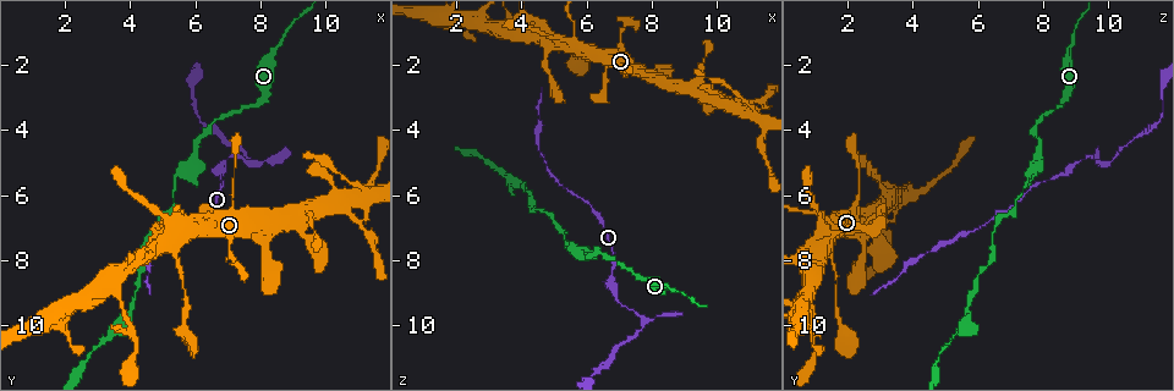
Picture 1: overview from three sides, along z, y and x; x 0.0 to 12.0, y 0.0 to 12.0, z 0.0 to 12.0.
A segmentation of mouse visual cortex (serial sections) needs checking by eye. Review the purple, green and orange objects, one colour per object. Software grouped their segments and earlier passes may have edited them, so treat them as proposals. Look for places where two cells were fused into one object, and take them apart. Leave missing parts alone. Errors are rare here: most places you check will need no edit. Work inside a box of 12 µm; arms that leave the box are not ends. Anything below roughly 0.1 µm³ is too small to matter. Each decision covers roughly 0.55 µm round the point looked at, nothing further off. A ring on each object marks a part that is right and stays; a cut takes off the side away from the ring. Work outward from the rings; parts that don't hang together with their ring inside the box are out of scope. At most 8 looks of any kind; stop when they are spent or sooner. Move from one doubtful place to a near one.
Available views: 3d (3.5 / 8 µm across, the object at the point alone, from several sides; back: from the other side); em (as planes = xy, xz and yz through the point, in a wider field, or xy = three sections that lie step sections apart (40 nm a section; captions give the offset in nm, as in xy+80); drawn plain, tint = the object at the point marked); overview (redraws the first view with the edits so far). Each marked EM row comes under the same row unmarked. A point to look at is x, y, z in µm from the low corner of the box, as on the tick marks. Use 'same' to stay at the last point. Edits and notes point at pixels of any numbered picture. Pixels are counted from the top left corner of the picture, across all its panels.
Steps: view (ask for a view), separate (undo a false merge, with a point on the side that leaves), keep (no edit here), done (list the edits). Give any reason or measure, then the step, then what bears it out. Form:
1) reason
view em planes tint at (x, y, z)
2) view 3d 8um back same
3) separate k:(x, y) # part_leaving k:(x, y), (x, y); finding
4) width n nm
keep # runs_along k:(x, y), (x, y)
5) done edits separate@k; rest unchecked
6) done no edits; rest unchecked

sudden change in width
view 3d 3.5um at (5.4, 5.6, 7.5)

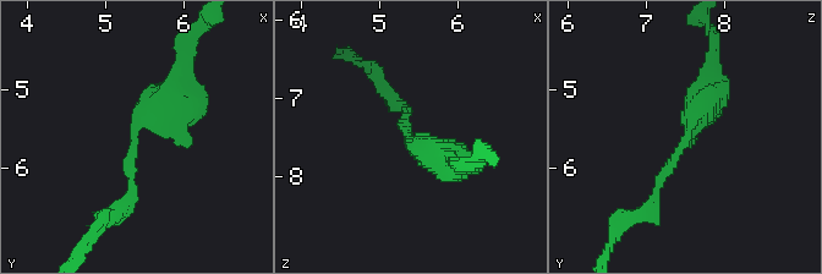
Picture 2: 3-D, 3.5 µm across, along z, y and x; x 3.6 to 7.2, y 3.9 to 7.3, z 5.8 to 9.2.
arm_widths 150, 400 nm; now the EM
view em xy step 3 tint at (5.35, 5.60, 7.55)

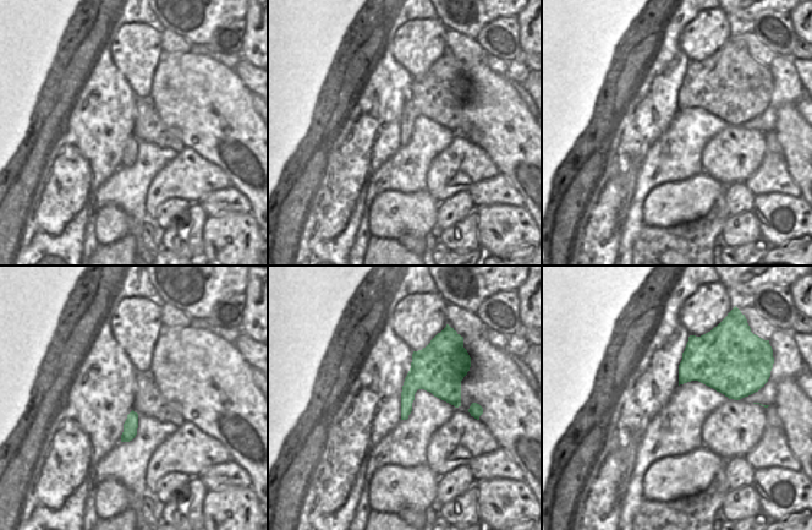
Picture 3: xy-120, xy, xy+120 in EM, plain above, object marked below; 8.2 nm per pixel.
width 200 nm
keep # runs_along 2:(716, 80), (650, 207); all the same cell

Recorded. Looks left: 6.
view 3d 3.5um at (7.6, 5.0, 10.0)

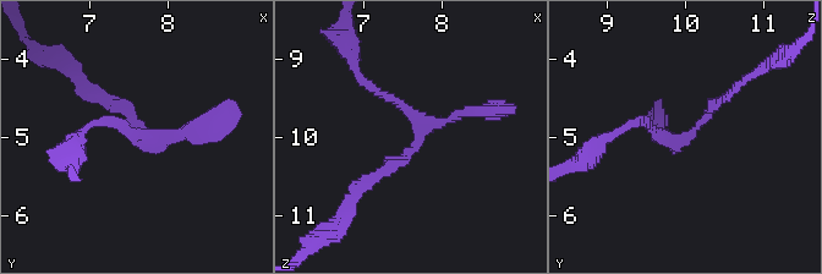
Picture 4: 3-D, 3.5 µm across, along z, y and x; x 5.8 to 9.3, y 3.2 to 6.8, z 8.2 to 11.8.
now the EM
view em planes tint at (7.70, 5.05, 9.95)

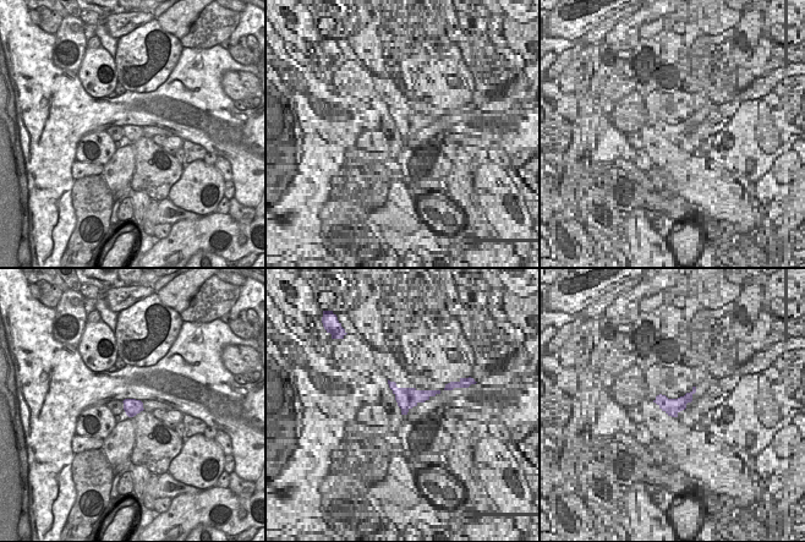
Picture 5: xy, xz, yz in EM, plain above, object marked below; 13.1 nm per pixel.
another direction
view em xy step 1 tint same

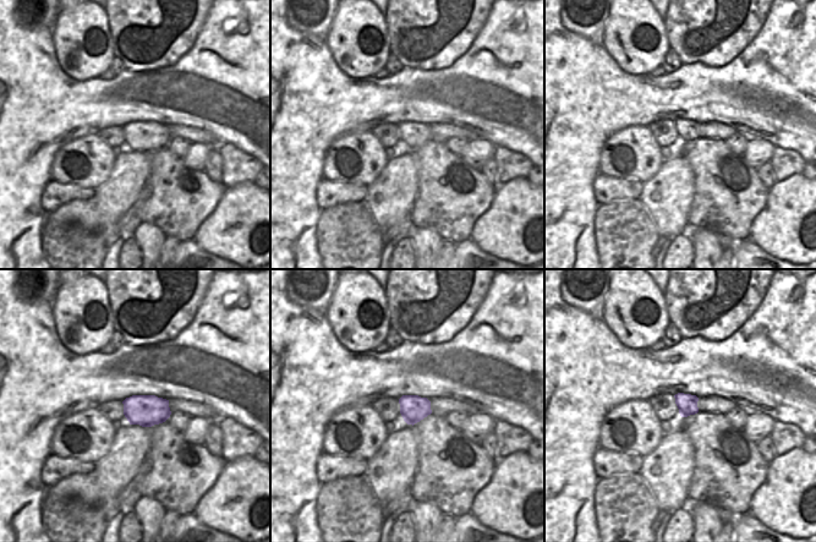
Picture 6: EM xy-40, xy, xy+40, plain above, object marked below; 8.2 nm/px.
keep # continuous, no second cell

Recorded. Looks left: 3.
view 3d 3.5um at (4.0, 10.0, 1.0)

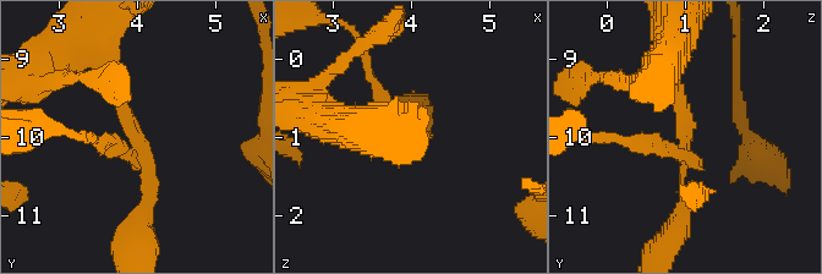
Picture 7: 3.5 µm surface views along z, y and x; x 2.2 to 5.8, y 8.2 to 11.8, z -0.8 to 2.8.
view em xy step 5 tint at (3.95, 10.00, 0.95)

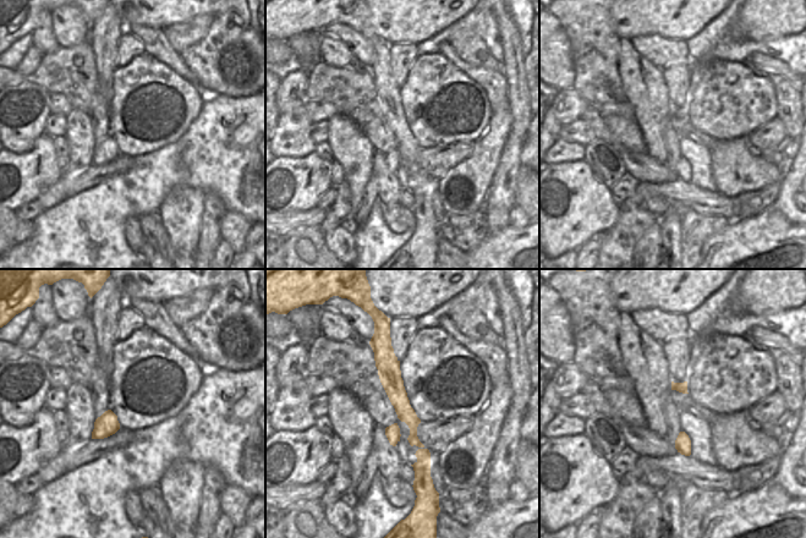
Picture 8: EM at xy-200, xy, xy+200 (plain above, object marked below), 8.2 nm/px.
another direction
view em planes tint same

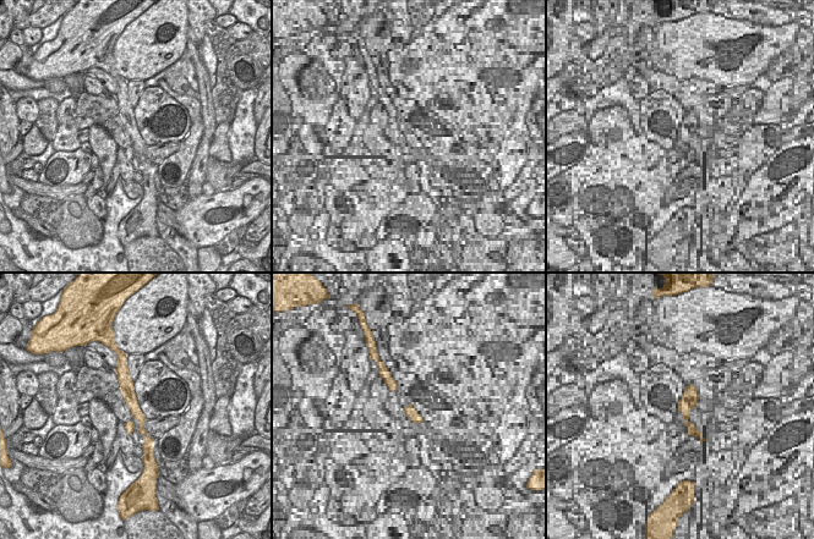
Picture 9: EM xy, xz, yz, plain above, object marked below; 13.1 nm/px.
keep # runs_along 9:(123, 373), (147, 446); one cell here

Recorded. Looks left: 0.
done no edits; rest unchecked

